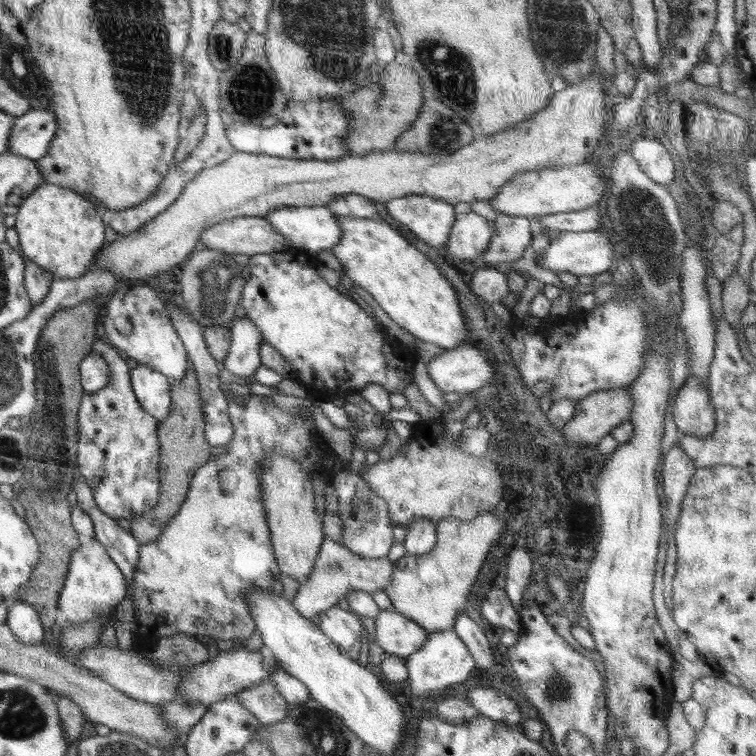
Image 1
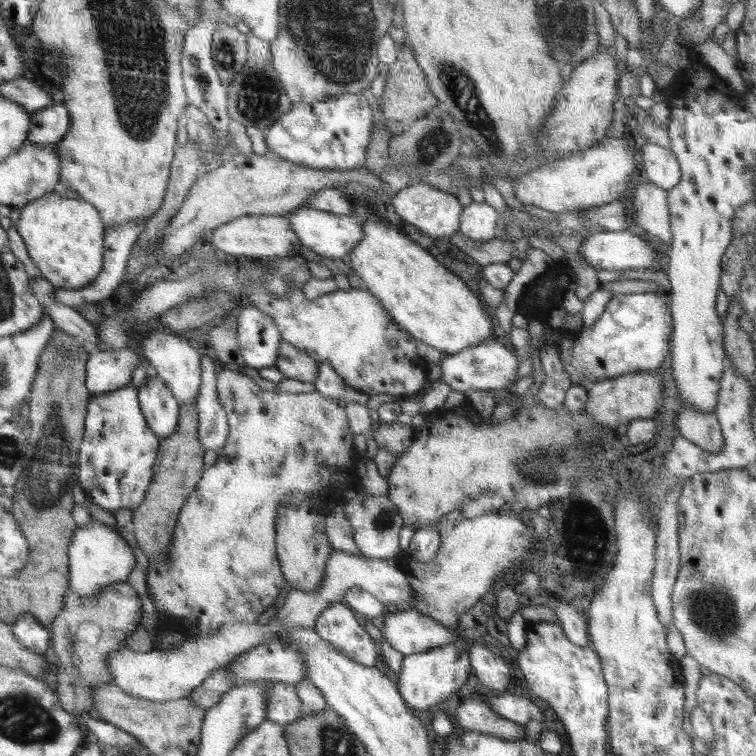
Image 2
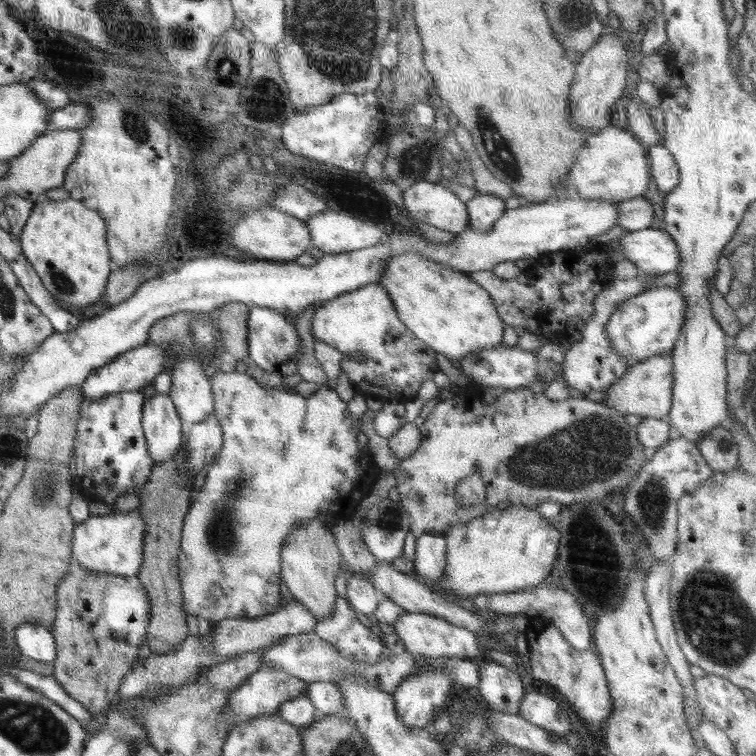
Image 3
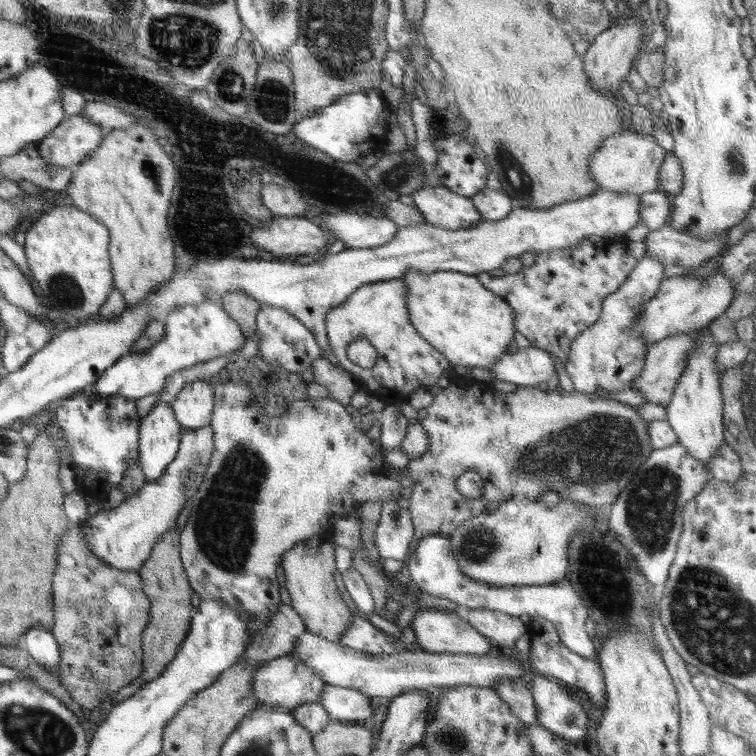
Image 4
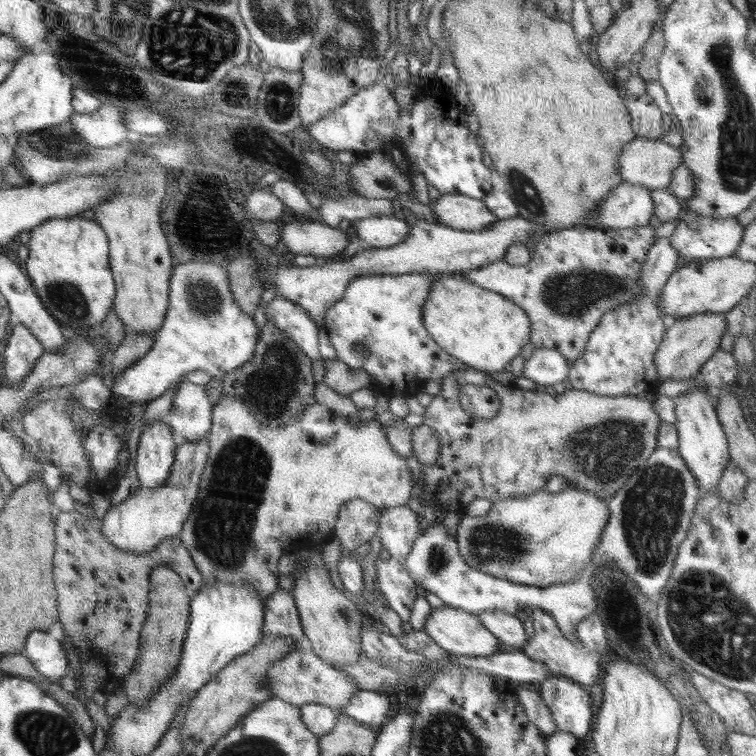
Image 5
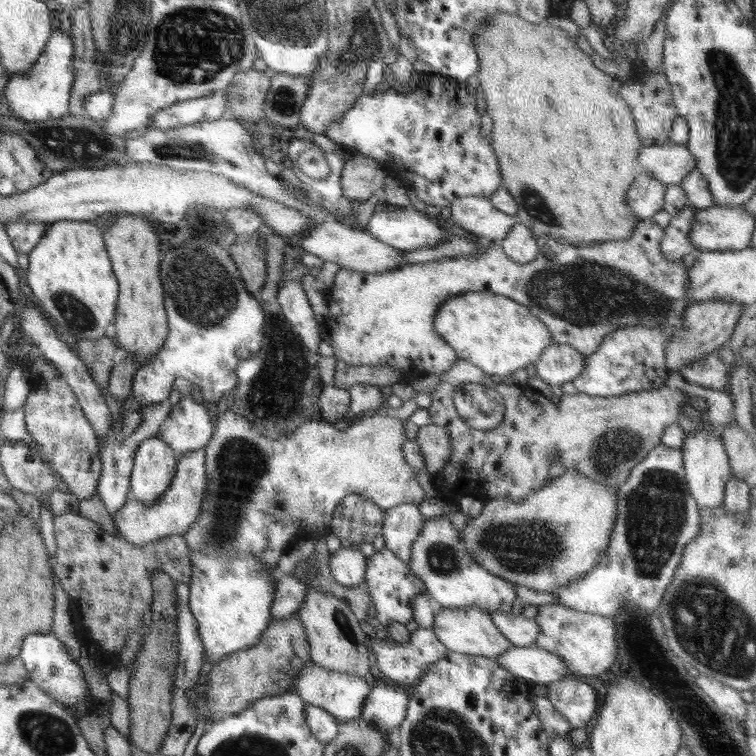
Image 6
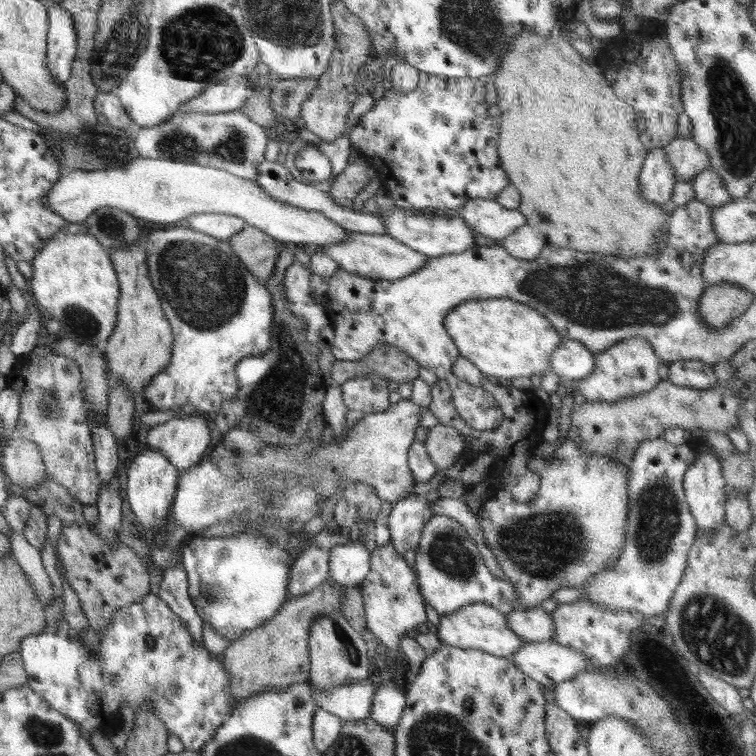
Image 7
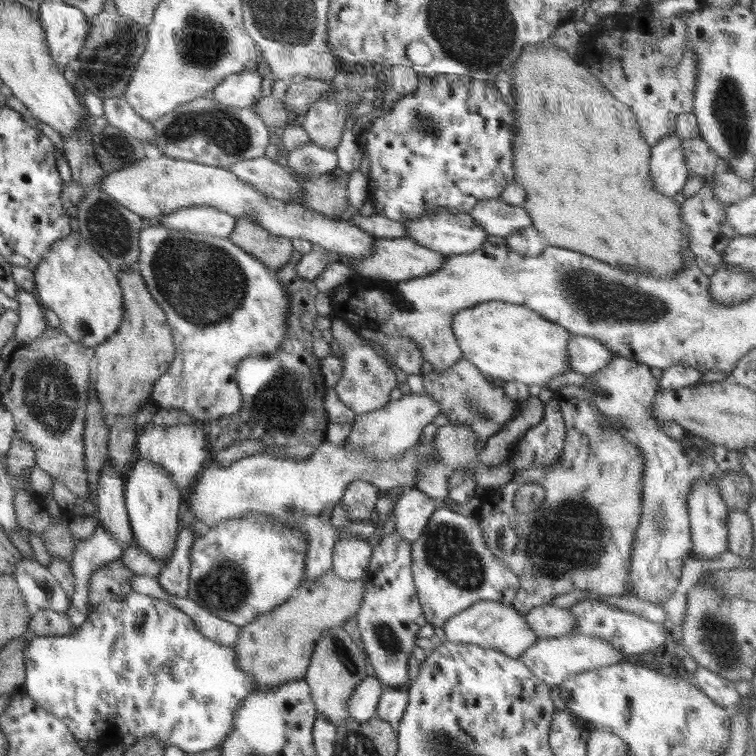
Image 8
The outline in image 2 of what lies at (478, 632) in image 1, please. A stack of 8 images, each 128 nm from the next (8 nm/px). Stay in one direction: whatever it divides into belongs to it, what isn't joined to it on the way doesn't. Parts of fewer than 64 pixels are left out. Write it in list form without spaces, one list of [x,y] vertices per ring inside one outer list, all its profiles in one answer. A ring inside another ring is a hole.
[[[477,643],[469,648],[471,669],[476,672],[478,680],[488,686],[493,696],[495,693],[504,691],[510,684],[510,666],[505,665],[501,656],[496,656],[494,650],[484,648]]]

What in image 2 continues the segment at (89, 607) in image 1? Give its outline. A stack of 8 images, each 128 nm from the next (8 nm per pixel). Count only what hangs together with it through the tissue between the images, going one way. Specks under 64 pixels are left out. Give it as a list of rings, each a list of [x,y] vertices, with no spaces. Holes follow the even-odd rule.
[[[92,519],[86,527],[77,528],[68,549],[69,591],[78,596],[95,596],[103,588],[116,582],[125,582],[136,564],[130,545],[120,533],[104,523]]]

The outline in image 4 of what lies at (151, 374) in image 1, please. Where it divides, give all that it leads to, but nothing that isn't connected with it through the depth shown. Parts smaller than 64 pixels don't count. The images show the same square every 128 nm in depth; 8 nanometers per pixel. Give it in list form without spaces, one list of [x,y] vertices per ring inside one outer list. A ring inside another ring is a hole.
[[[158,401],[148,415],[139,419],[138,463],[146,482],[160,478],[174,460],[181,441],[180,428],[171,403],[164,401]]]

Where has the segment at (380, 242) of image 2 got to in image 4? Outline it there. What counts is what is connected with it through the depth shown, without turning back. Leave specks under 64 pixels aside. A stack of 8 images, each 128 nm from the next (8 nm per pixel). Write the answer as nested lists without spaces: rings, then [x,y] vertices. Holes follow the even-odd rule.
[[[408,270],[402,281],[408,289],[406,296],[406,309],[412,326],[418,334],[425,338],[438,352],[442,353],[453,366],[464,367],[488,367],[498,362],[498,358],[508,352],[507,348],[514,339],[514,311],[510,306],[494,292],[487,290],[478,281],[476,275],[468,275],[458,272],[412,272]]]

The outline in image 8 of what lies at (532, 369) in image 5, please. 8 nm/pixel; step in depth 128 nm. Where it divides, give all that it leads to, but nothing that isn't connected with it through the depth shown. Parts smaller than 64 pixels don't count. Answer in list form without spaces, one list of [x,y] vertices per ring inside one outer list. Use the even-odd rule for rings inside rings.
[[[573,335],[568,341],[567,359],[570,371],[578,372],[584,377],[598,373],[607,367],[616,355],[608,350],[599,340],[589,336]]]

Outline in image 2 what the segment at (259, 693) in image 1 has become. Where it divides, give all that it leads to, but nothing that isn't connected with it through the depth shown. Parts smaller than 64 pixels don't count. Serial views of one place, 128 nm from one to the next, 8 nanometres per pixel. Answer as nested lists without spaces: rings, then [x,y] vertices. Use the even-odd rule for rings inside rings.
[[[270,683],[265,690],[265,694],[267,694],[267,704],[266,706],[266,719],[268,721],[276,722],[276,724],[280,724],[282,726],[286,724],[290,724],[294,720],[298,718],[302,718],[302,715],[305,713],[305,708],[300,702],[298,695],[293,691],[293,685],[289,685],[286,683]]]

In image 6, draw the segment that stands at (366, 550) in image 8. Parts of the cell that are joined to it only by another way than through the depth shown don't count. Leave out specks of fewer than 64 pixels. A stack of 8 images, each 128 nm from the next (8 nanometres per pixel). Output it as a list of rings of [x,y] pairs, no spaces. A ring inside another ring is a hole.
[[[343,546],[331,555],[329,567],[334,580],[345,587],[353,587],[364,581],[367,558],[358,547]]]

